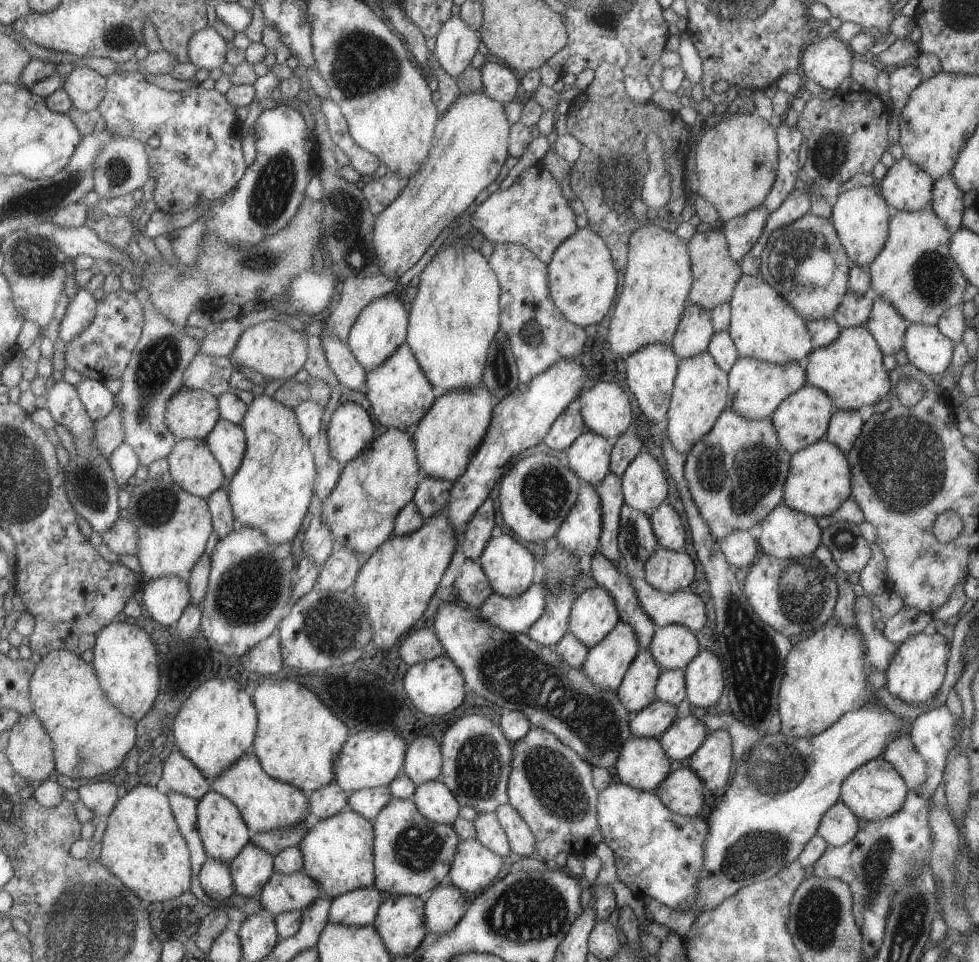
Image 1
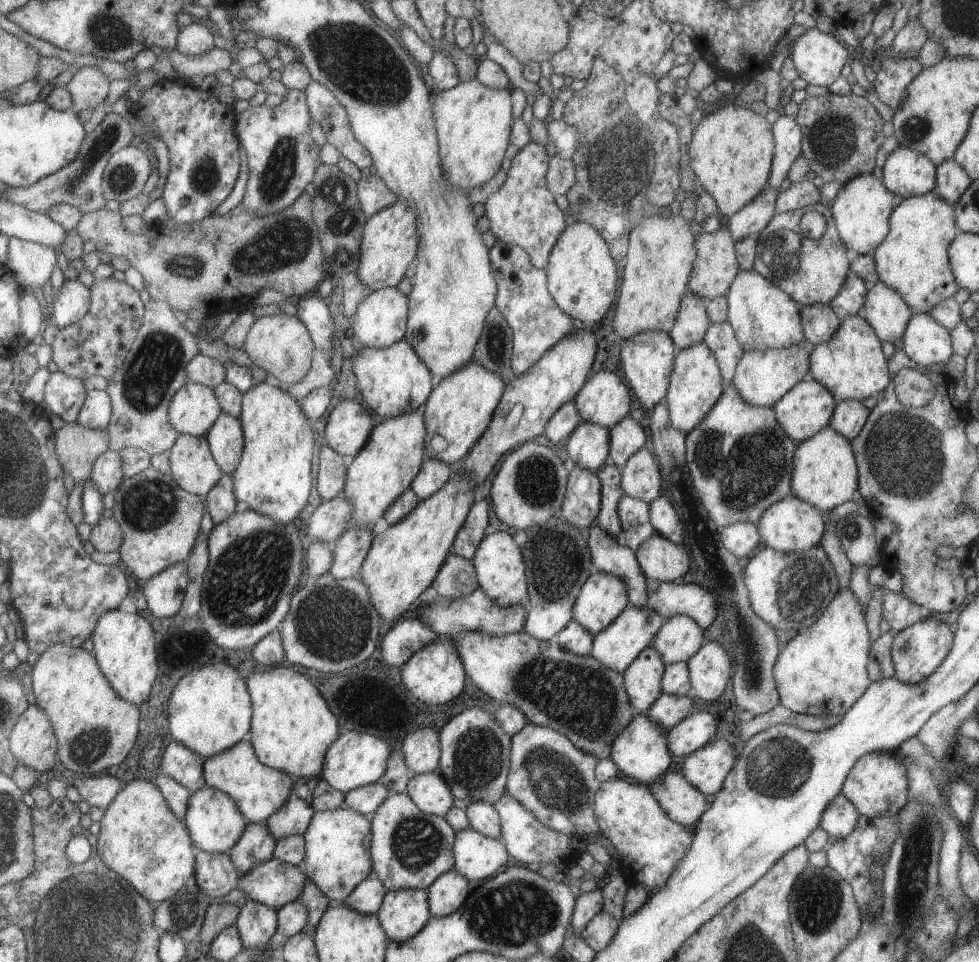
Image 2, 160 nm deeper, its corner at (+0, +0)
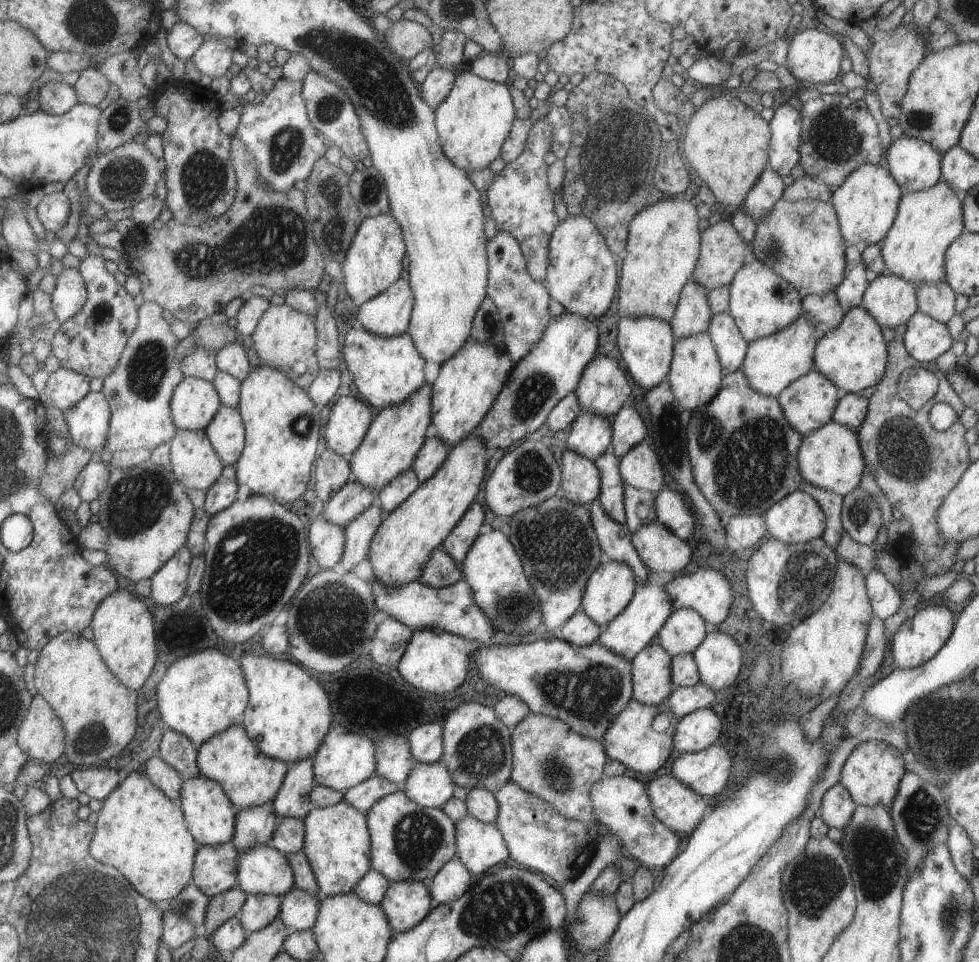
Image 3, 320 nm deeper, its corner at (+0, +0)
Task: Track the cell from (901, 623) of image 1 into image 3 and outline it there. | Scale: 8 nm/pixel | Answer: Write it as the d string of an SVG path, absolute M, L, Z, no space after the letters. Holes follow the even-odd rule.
M876 567L865 576L864 586L871 609L881 621L896 614L901 608L900 593Z

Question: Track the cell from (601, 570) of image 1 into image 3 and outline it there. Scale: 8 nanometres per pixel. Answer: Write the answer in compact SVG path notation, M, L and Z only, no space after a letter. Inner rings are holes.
M595 498L586 508L603 558L611 562L627 564L627 568L631 568L635 576L636 584L643 584L650 574L632 546L631 533L627 530L627 526L613 522L603 512L598 498Z

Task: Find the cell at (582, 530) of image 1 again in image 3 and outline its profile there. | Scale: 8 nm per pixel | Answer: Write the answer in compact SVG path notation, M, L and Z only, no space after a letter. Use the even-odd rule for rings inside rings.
M569 449L557 452L561 468L560 495L571 504L587 506L600 492L600 475L593 461Z

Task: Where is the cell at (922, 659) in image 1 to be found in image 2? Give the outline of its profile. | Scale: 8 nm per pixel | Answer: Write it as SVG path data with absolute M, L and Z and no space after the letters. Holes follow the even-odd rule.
M928 616L894 634L890 647L890 658L895 680L899 680L901 684L919 684L927 676L931 676L931 672L935 672L935 668L943 662L947 652L950 652L953 636L952 627Z

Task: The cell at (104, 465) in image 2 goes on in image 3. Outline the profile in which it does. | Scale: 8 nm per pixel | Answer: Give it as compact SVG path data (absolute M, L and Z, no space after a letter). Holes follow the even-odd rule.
M94 457L78 474L72 488L79 495L81 501L96 500L107 484L109 478L108 462L102 462Z

